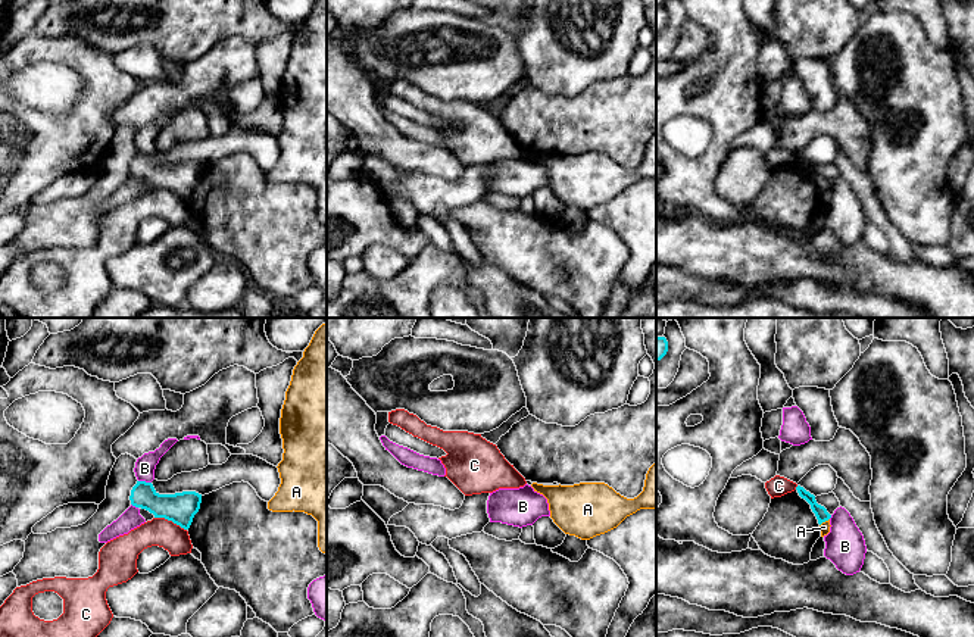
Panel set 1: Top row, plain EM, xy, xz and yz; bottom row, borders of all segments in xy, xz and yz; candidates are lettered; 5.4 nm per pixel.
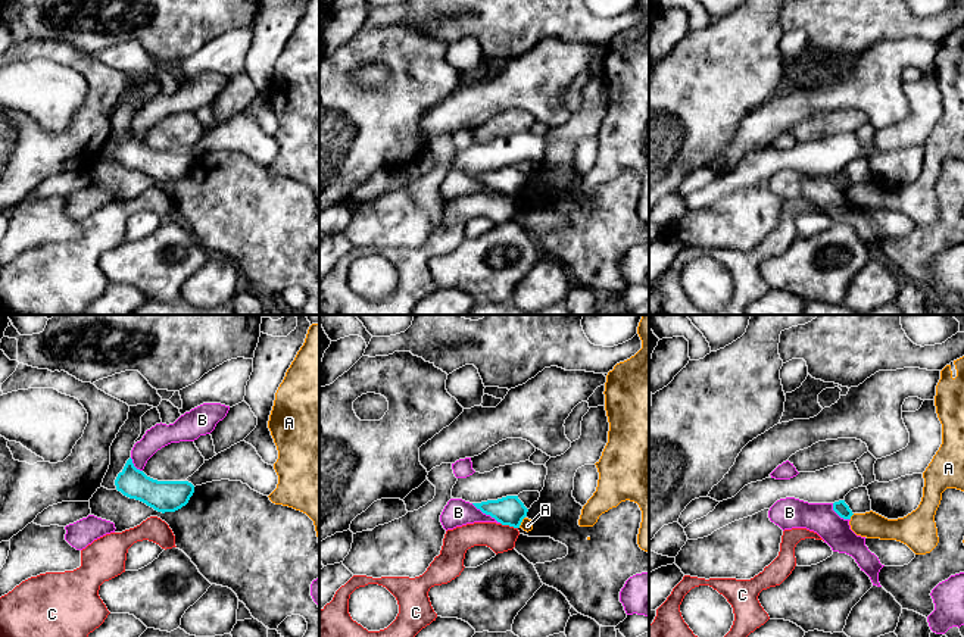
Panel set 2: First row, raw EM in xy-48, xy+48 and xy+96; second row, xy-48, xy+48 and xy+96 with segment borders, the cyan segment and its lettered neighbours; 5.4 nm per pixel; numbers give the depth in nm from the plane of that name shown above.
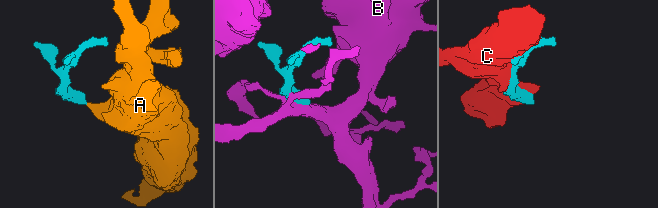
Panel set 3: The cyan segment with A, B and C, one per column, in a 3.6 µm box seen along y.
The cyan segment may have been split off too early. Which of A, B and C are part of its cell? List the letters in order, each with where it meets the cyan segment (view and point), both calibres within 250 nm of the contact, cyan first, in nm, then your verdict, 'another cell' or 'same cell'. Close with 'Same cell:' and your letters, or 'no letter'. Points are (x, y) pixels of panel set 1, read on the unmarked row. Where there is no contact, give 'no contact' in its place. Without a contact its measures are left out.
A: contact yz (824, 191); calibres 70 and 60 nm; another cell
B: contact xy (144, 152); calibres 170 and 110 nm; another cell
C: contact xy (171, 190); calibres 170 and 160 nm; another cell
Same cell: no letter

